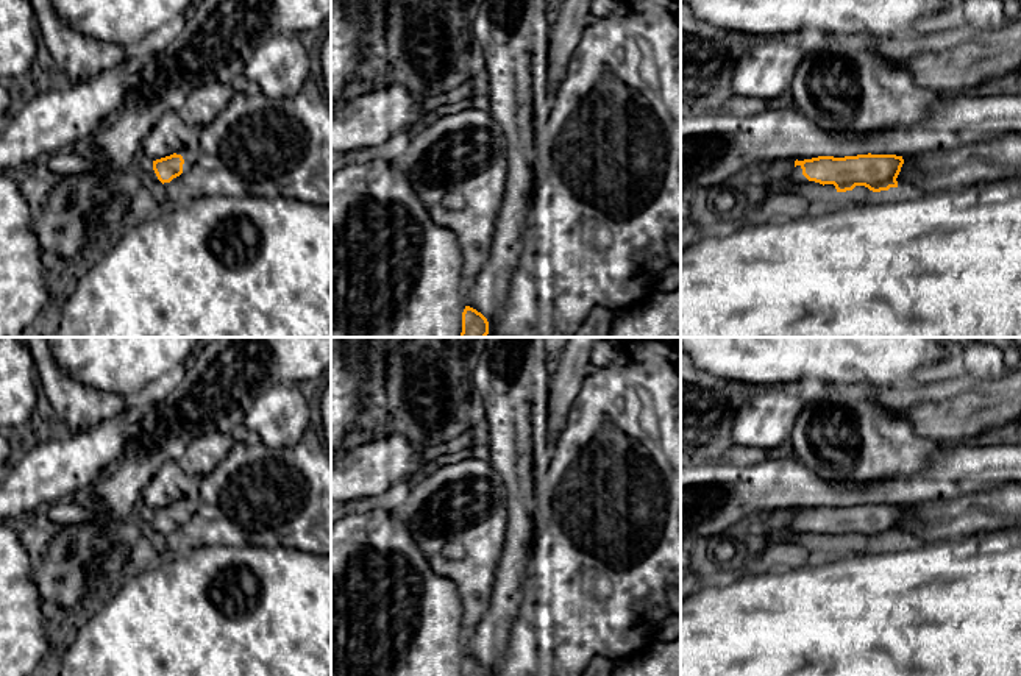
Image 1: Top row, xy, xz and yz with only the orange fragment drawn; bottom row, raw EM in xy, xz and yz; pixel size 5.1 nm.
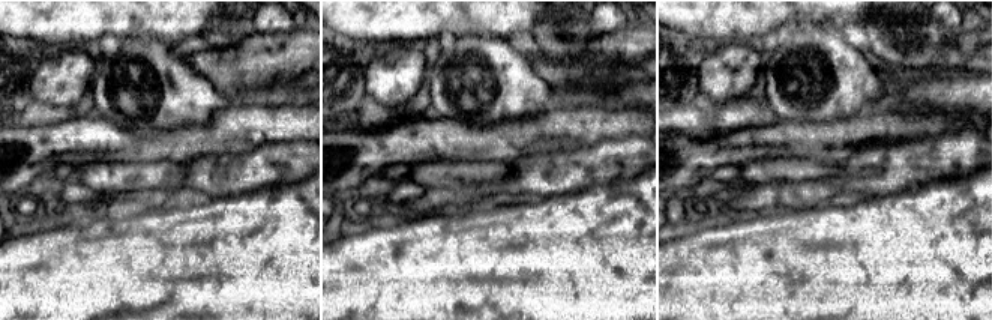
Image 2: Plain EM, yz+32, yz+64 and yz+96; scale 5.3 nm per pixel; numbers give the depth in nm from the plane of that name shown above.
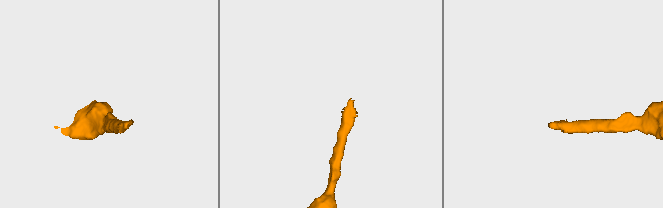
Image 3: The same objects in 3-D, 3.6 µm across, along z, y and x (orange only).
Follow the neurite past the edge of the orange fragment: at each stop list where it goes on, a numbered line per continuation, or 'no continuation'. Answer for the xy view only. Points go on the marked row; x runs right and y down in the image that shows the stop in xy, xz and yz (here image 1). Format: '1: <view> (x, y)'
1: xy (189, 155)

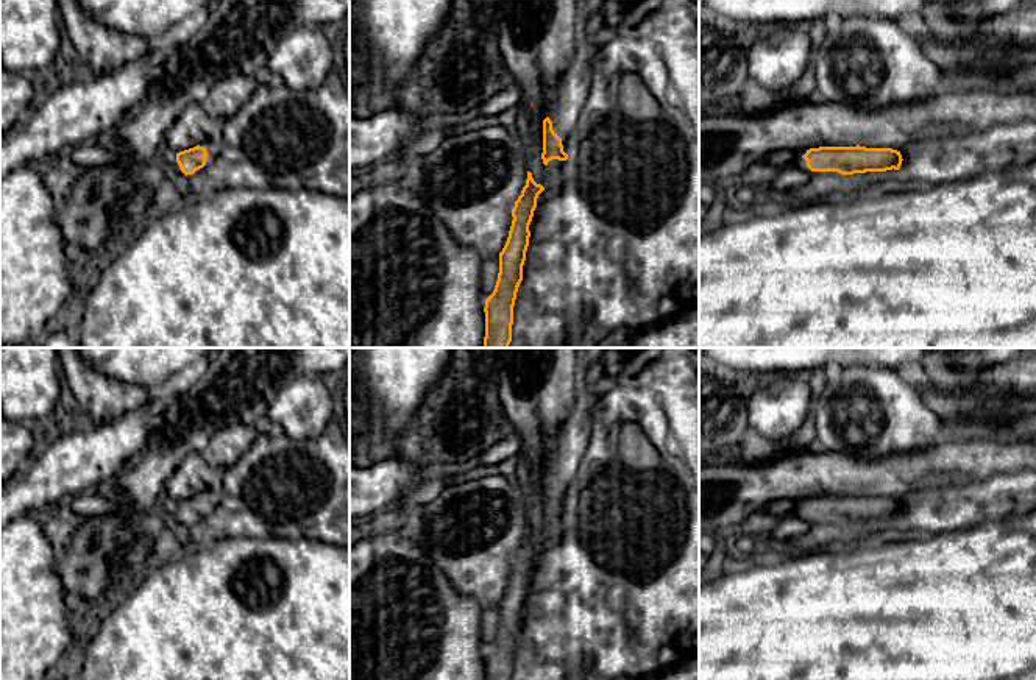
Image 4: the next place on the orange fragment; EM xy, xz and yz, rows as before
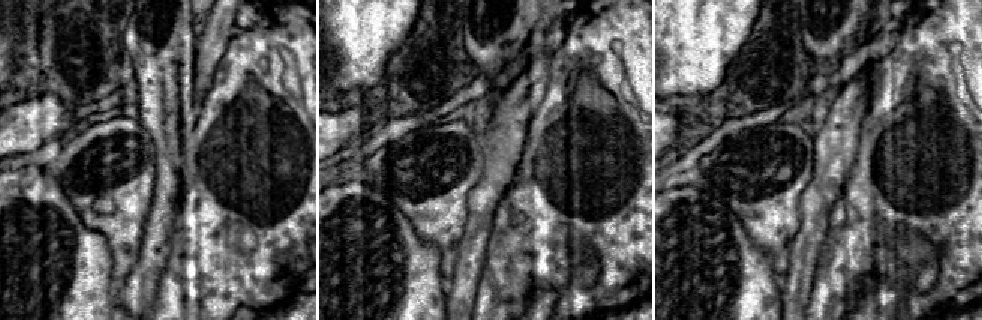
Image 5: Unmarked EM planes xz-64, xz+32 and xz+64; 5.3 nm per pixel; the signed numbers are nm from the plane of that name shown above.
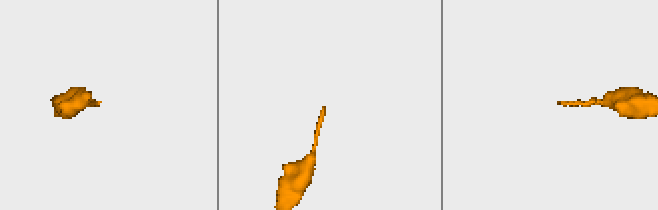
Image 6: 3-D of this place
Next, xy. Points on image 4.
1: xy (212, 147)

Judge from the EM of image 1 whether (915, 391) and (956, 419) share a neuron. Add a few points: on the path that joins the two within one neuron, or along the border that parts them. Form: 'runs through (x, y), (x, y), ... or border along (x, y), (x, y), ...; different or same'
runs through (924, 400), (935, 411), (946, 414); same

